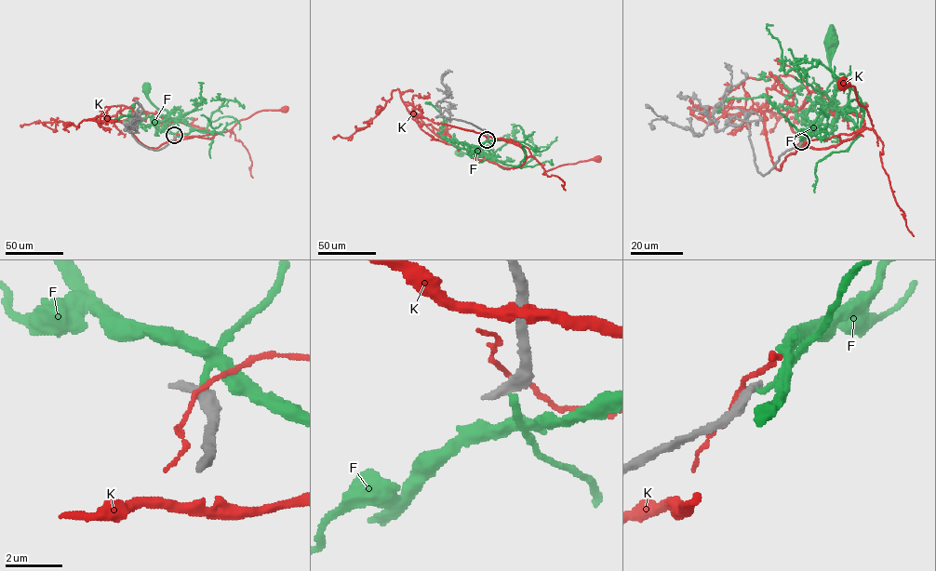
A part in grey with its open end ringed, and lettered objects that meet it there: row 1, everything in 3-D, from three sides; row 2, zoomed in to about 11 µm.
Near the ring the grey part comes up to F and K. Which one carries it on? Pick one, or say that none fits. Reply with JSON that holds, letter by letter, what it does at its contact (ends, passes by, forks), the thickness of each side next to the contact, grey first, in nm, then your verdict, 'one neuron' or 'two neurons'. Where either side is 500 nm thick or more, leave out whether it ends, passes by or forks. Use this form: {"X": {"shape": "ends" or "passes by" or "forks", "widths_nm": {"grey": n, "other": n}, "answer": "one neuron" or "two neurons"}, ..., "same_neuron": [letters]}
{"F": {"shape": "ends", "widths_nm": {"grey": 480, "other": 200}, "answer": "two neurons"}, "K": {"shape": "passes by", "widths_nm": {"grey": 380, "other": 140}, "answer": "two neurons"}, "same_neuron": []}

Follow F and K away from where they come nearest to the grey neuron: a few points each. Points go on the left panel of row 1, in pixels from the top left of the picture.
F: (175, 136), (164, 124), (169, 117), (167, 112), (153, 104), (146, 96), (145, 88)
K: (175, 136), (217, 134), (232, 129), (240, 120), (258, 112), (285, 110)

